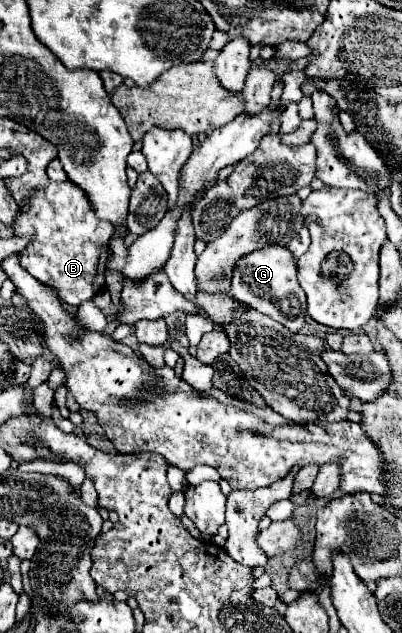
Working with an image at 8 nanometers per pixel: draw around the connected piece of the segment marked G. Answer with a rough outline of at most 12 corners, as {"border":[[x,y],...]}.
{"border":[[266,244],[232,270],[230,292],[290,332],[306,294],[286,246]]}

